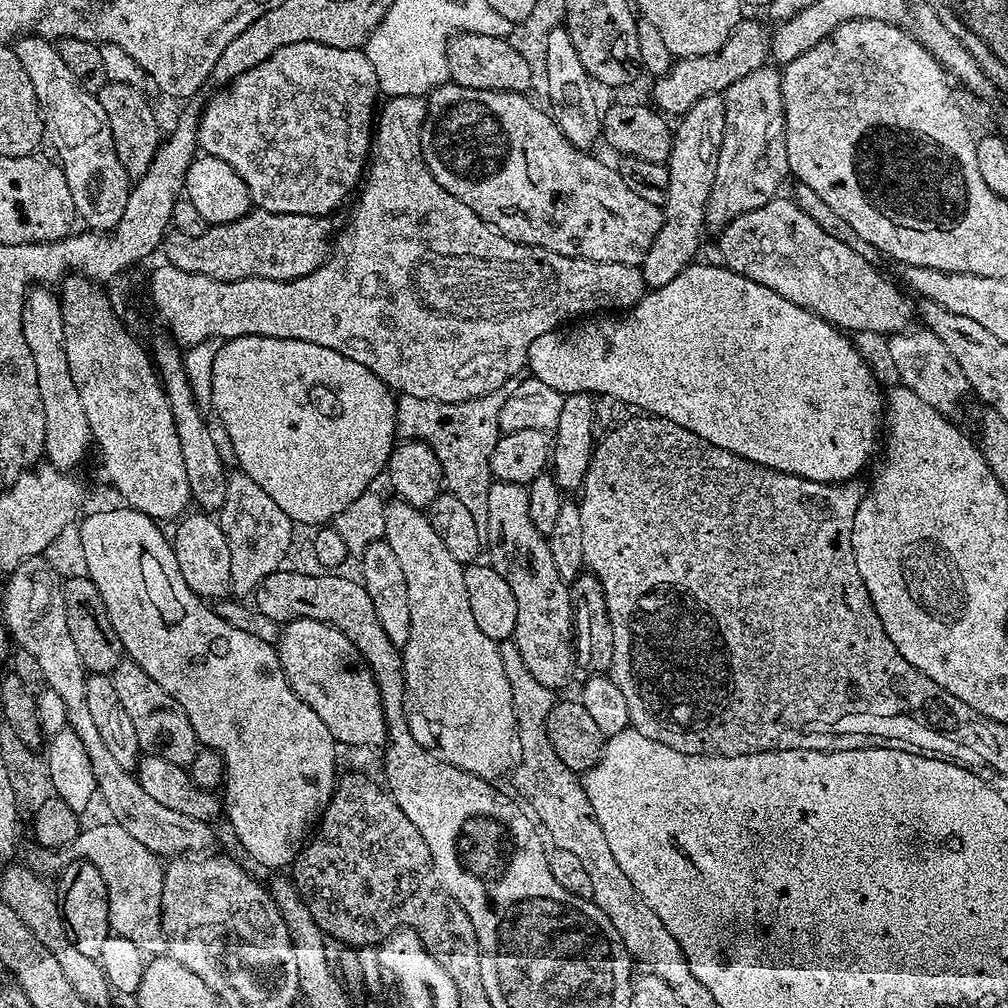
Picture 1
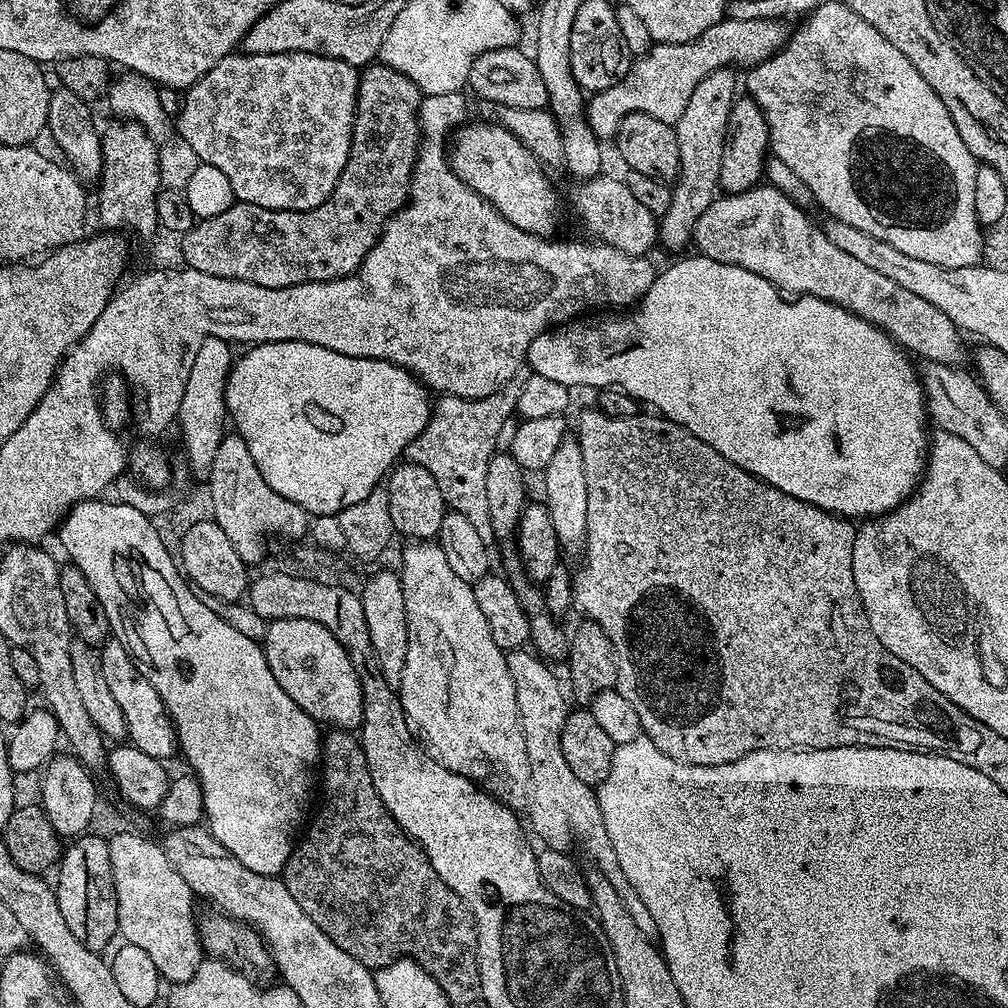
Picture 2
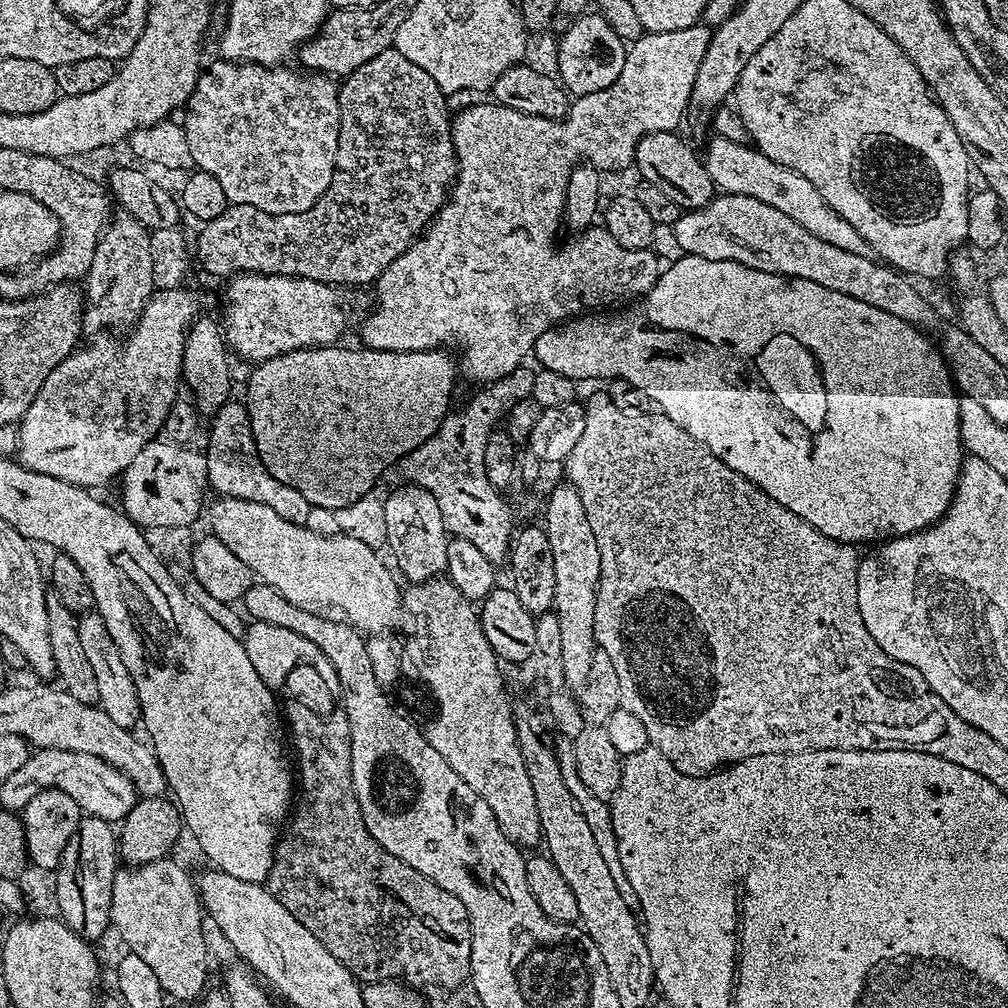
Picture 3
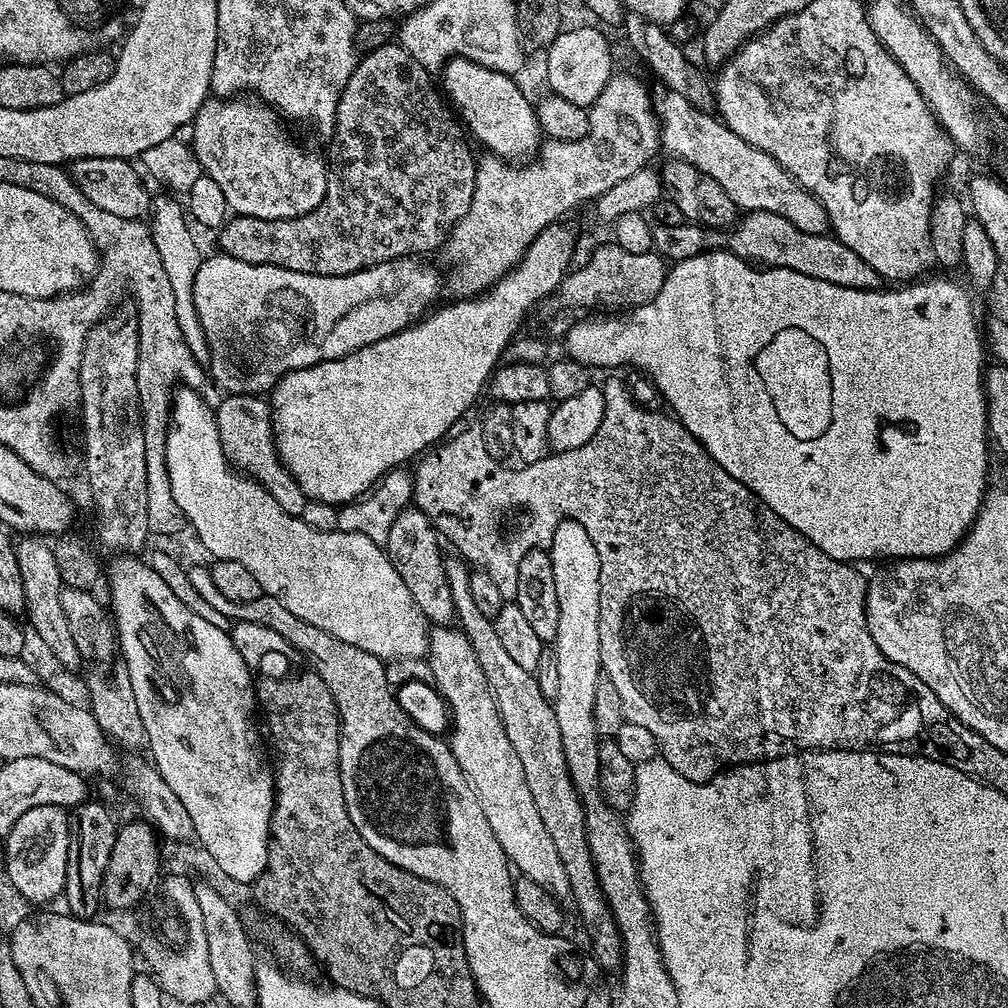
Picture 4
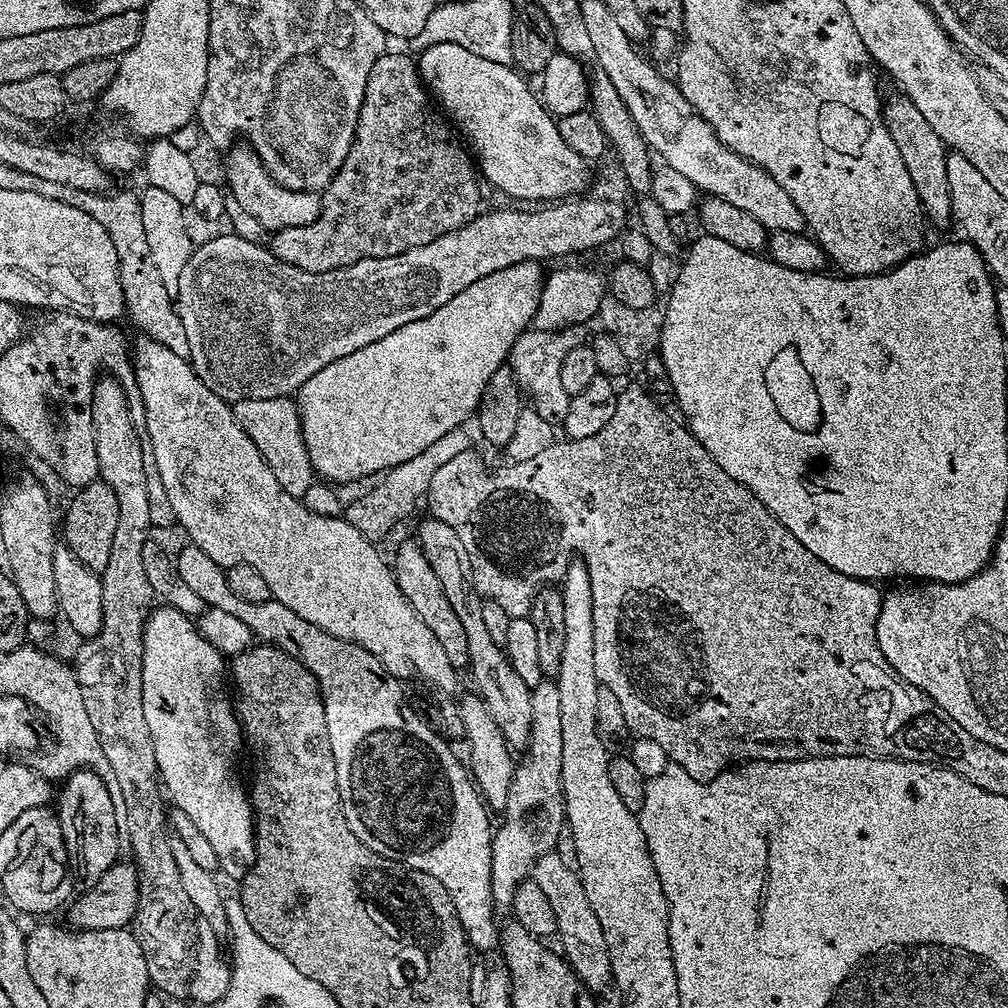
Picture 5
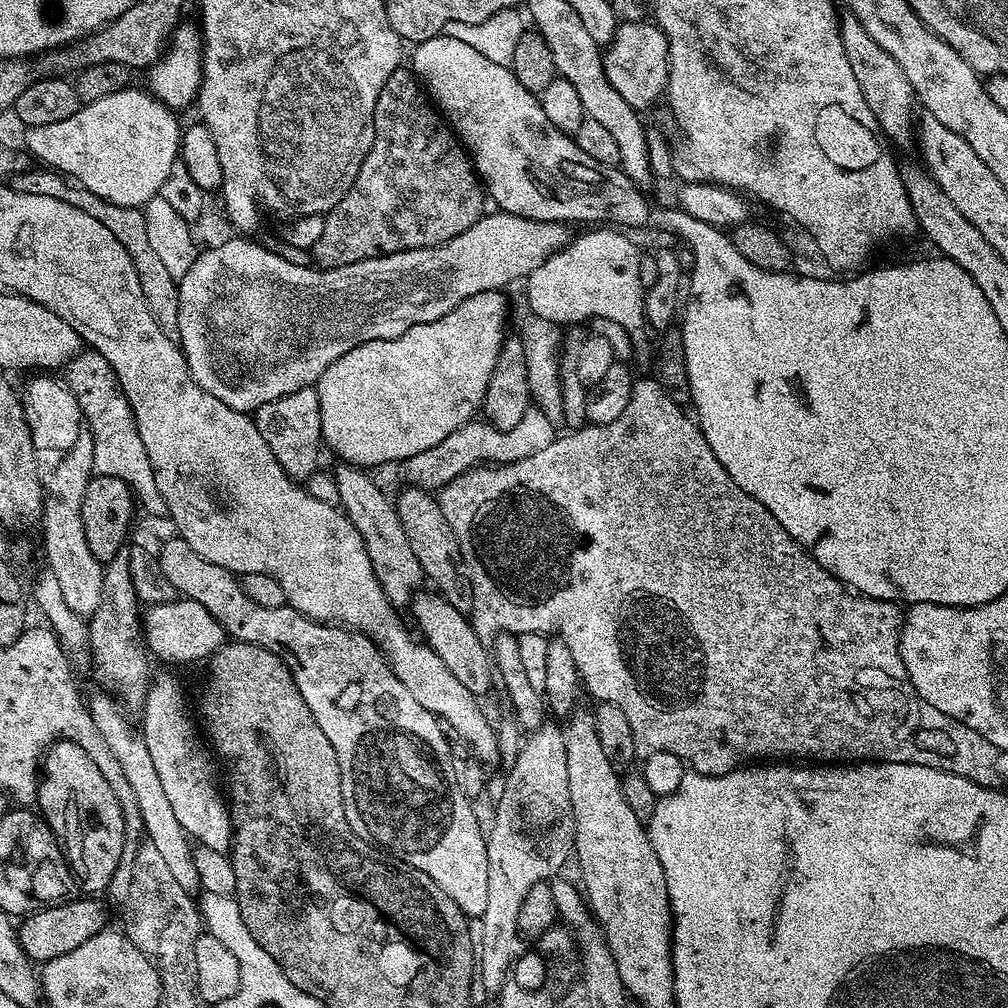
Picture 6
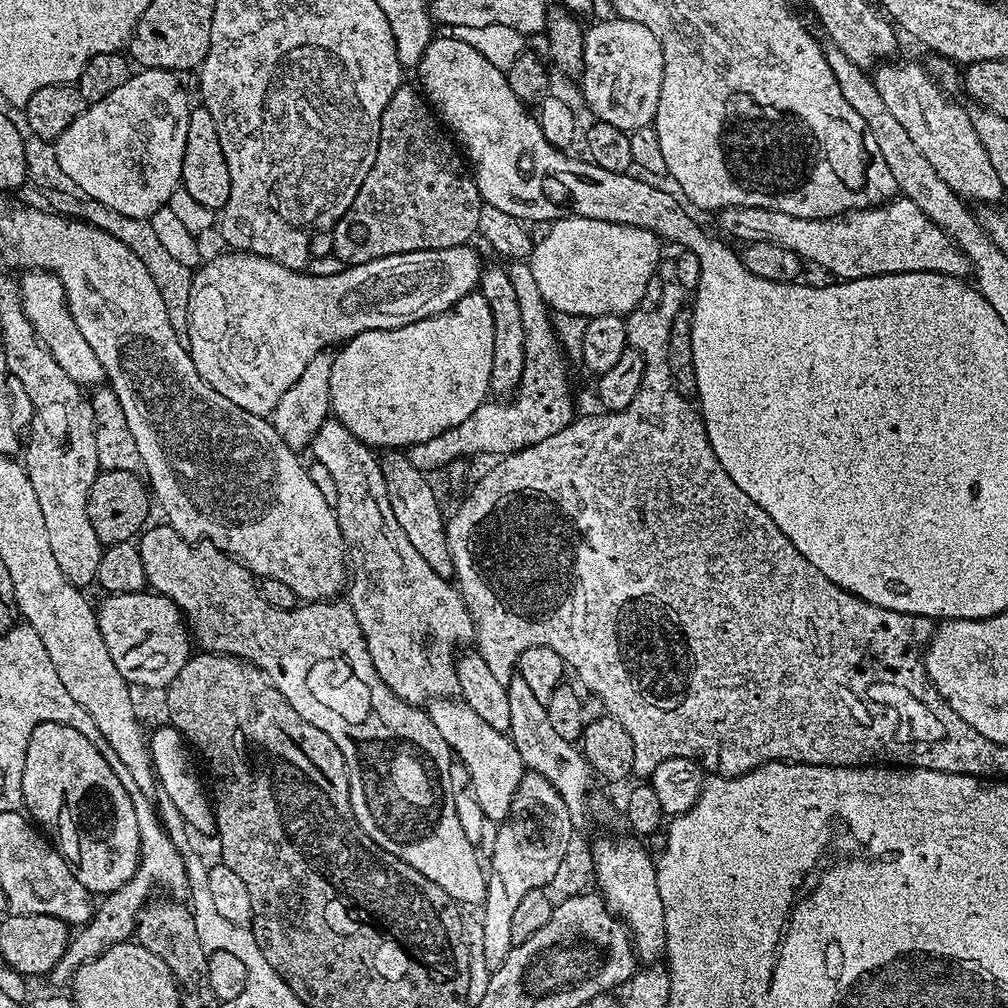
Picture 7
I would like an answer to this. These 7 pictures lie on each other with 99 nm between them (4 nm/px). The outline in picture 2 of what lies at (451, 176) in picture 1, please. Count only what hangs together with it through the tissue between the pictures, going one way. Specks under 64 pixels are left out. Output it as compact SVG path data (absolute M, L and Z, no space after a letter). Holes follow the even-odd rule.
M499 122L472 123L465 123L455 133L456 141L453 144L451 141L450 163L454 175L466 182L466 186L474 189L483 200L489 200L511 224L518 226L518 230L551 237L556 228L560 200L547 174L540 169L537 153ZM601 174L585 182L577 183L576 186L576 208L580 211L580 220L596 235L593 237L599 243L609 244L611 248L617 248L631 256L648 256L651 248L657 247L657 217L652 216L650 210L646 210L646 206L642 206L642 202L638 202L638 198L634 198L634 194L630 194L627 183L623 179L611 180L607 174Z

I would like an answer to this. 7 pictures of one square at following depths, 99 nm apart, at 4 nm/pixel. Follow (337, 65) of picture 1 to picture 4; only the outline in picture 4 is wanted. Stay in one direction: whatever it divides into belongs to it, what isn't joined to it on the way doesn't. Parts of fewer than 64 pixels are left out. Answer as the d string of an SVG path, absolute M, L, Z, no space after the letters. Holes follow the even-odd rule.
M209 98L198 110L190 125L190 147L203 168L203 175L214 178L222 189L229 209L237 216L289 220L310 214L321 204L328 185L325 157L307 152L284 133L281 117L267 104L256 98Z

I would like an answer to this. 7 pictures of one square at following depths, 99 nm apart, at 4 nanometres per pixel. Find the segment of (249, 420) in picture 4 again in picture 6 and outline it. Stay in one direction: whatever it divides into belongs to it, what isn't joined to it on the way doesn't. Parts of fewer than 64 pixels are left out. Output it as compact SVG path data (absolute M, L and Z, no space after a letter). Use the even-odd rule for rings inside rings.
M315 387L294 390L294 394L286 394L274 402L266 402L266 406L257 408L254 419L258 426L258 434L266 438L266 446L274 450L274 458L286 470L291 480L306 482L310 474L314 474L321 467L320 448L320 407Z

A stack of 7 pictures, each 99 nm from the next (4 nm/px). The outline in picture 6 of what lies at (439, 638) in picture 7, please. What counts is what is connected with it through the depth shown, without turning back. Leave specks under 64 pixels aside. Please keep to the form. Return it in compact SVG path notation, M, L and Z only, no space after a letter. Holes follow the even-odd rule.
M337 463L334 475L338 482L340 495L339 507L349 522L362 534L362 542L366 546L366 554L370 554L370 562L374 566L374 574L392 603L392 607L400 610L411 601L414 593L421 587L425 579L418 558L414 558L414 550L410 550L410 542L406 542L406 534L398 522L396 505L374 481L365 469L355 464Z

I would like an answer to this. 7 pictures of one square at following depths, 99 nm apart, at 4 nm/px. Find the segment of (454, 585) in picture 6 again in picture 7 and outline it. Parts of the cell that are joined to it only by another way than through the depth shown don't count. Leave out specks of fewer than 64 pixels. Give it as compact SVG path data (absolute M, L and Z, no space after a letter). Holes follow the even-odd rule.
M388 450L379 457L382 478L386 482L386 490L390 498L390 510L394 510L394 518L398 518L398 526L406 530L406 538L410 538L414 550L422 554L430 568L444 580L452 580L456 567L450 554L446 512L440 509L440 500L432 489L429 477L414 462L410 462L407 451Z

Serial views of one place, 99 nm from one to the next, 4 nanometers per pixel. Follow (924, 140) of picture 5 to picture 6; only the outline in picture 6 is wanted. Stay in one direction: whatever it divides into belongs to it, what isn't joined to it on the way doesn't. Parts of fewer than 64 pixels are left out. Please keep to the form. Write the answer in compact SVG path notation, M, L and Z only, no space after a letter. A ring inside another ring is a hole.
M844 14L839 17L840 38L842 40L842 50L846 52L846 62L850 62L850 70L854 70L854 78L858 78L858 86L862 90L862 98L866 98L866 106L876 119L877 129L893 145L900 148L913 147L914 144L914 116L912 111L917 111L918 101L913 92L906 74L902 74L902 66L866 34L866 26L858 22L858 18L851 14Z

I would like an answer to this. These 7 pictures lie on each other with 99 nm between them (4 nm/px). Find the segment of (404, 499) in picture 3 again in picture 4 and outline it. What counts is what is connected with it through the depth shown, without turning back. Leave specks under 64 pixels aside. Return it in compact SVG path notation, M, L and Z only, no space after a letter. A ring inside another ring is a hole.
M409 506L400 511L398 518L394 518L386 551L398 574L402 574L402 582L406 582L406 590L410 590L412 601L422 610L424 619L436 626L448 626L453 623L456 607L450 594L450 582L446 582L446 556L440 553L440 544L441 537L430 518L426 518L422 509Z

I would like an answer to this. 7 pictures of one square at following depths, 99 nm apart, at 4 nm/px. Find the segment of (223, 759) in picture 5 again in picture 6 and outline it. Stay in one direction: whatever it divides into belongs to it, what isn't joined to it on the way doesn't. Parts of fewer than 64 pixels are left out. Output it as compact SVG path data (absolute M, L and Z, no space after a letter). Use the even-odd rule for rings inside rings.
M164 676L161 680L151 681L148 696L144 700L143 716L142 735L146 750L150 750L150 759L158 769L158 778L162 781L166 799L174 809L174 815L178 822L182 822L182 830L199 847L227 853L232 846L232 820L228 817L228 806L222 795L221 785L220 788L216 785L216 776L212 773L213 757L205 741L196 737L197 721L194 716L192 721L192 716L184 705L184 692L174 677Z

